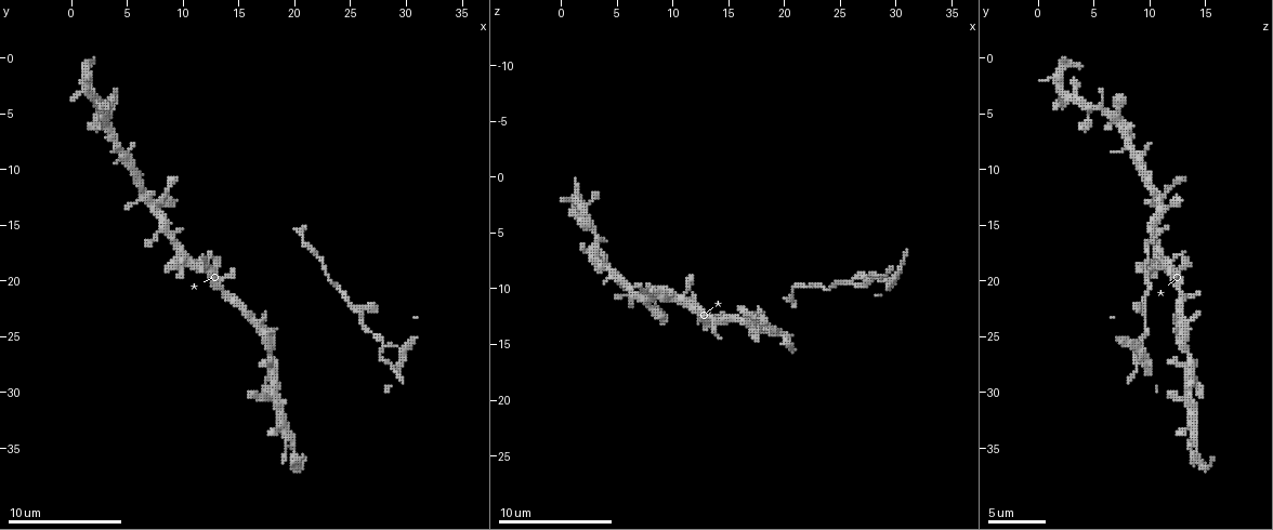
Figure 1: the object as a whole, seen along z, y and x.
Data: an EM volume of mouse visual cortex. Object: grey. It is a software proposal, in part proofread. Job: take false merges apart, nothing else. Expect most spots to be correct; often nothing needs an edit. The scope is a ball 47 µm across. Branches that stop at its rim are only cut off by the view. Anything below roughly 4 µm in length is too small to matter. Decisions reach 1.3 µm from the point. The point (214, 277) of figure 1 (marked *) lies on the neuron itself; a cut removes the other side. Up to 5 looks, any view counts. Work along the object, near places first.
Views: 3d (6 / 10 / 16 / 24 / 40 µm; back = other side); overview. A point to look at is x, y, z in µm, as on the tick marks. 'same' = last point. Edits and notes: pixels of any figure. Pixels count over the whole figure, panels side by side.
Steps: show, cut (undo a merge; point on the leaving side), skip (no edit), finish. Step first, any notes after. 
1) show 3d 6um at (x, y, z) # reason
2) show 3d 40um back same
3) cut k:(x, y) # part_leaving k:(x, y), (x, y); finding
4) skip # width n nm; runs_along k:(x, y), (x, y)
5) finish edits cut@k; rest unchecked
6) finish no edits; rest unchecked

show 3d 10um at (20.4, 15.4, 11.0) # a narrow waist

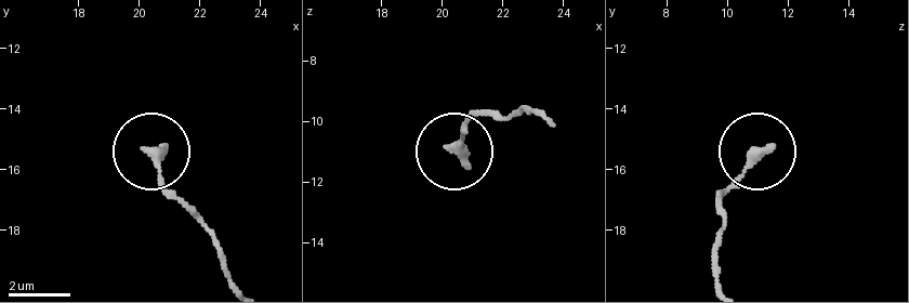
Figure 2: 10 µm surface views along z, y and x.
skip # one neuron here

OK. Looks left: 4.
show 3d 10um at (23.2, 19.8, 9.6) # thick turns thin

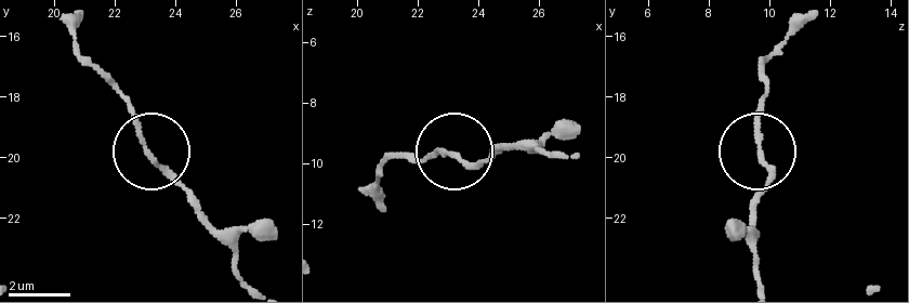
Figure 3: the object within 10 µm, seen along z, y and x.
skip # all the same neuron

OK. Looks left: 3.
show 3d 16um at (18.8, 31.0, 13.4)

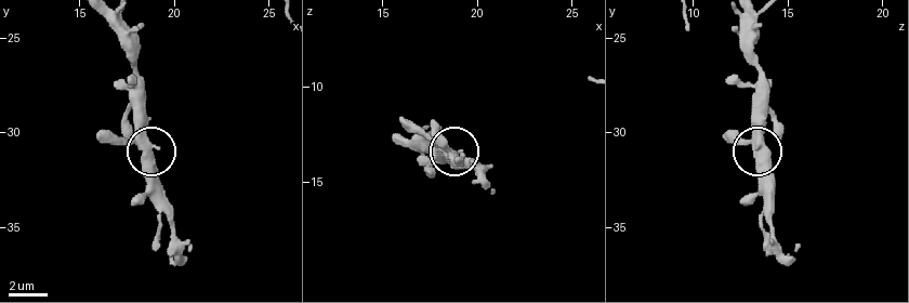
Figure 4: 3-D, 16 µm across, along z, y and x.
skip # runs_along 4:(110, 20), (131, 63), (144, 117), (149, 197); one neuron here

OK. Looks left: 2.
finish no edits; rest unchecked

